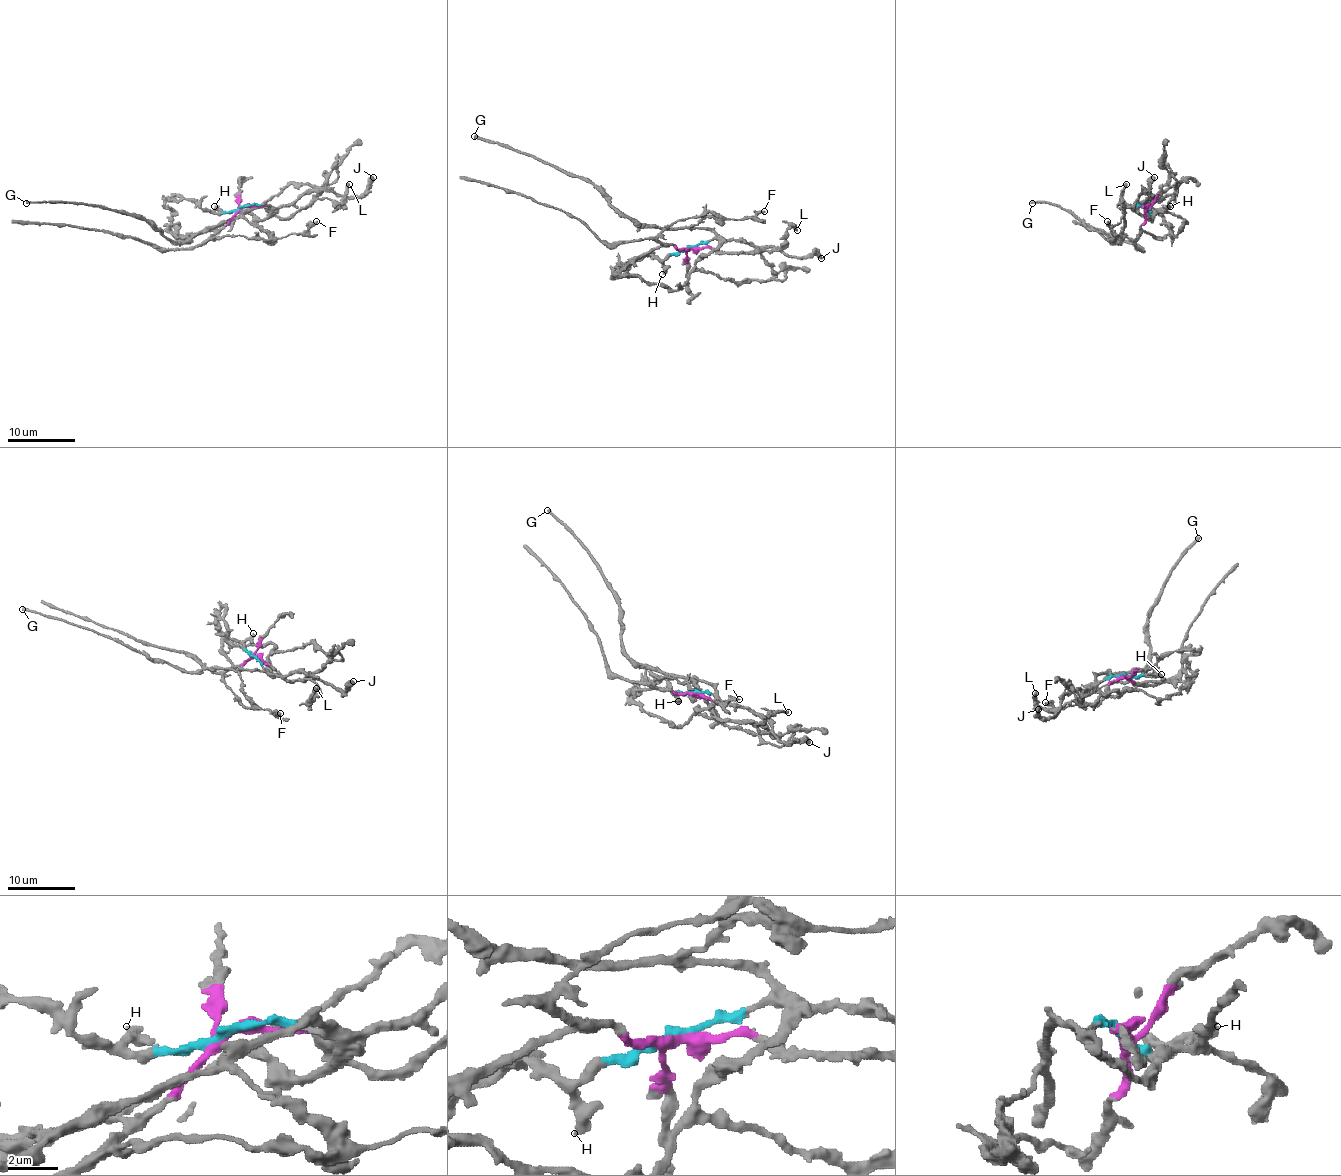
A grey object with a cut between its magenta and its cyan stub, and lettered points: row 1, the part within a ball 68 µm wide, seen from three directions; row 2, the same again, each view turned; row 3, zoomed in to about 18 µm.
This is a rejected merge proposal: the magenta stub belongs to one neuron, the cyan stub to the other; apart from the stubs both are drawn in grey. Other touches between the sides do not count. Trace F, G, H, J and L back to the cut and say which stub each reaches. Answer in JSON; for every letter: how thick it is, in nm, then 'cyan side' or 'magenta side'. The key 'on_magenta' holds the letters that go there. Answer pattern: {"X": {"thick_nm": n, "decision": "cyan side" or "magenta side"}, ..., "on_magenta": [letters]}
{"F": {"thick_nm": 320, "decision": "magenta side"}, "G": {"thick_nm": 280, "decision": "cyan side"}, "H": {"thick_nm": 420, "decision": "cyan side"}, "J": {"thick_nm": 500, "decision": "cyan side"}, "L": {"thick_nm": 340, "decision": "magenta side"}, "on_magenta": ["F", "L"]}

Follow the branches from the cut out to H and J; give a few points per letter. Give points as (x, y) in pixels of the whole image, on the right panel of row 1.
H: (1143, 209), (1155, 212), (1165, 210), (1170, 205)
J: (1143, 209), (1140, 205), (1135, 207), (1135, 202), (1143, 190), (1153, 197), (1150, 182), (1155, 177)

